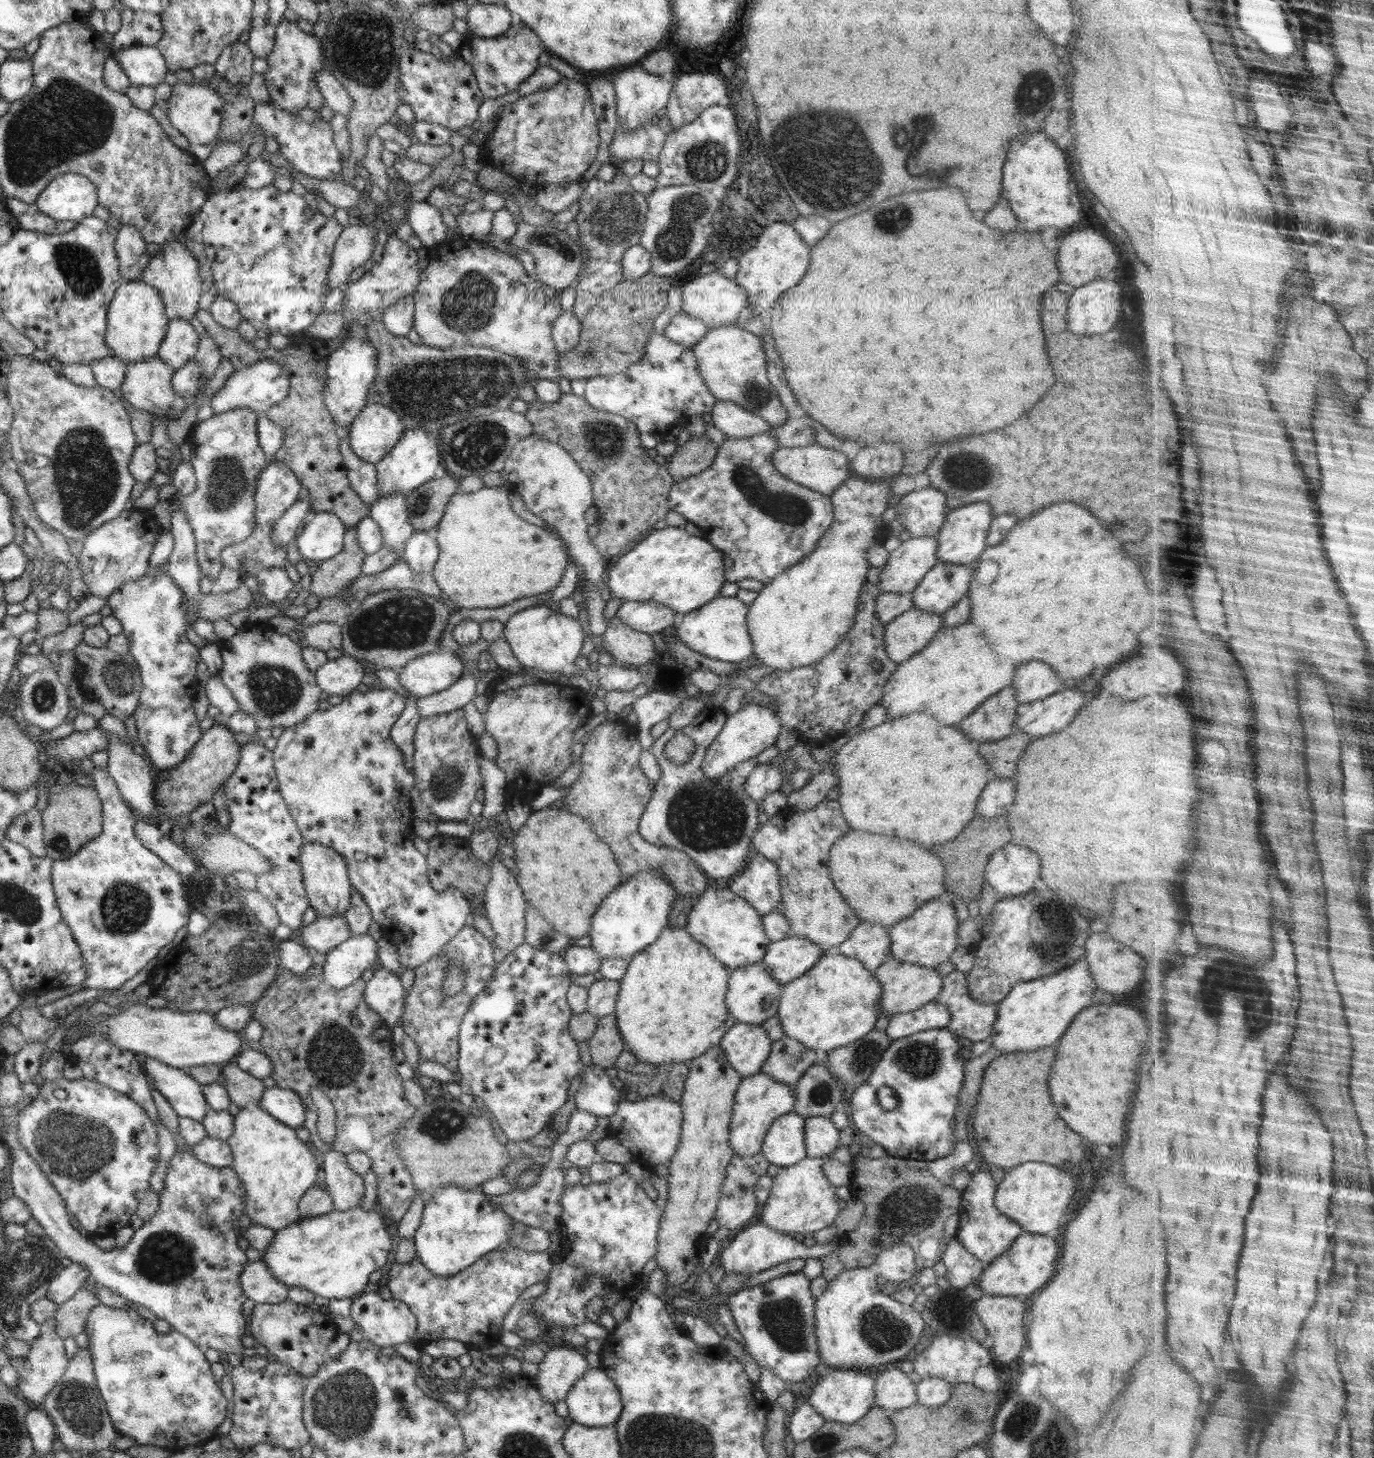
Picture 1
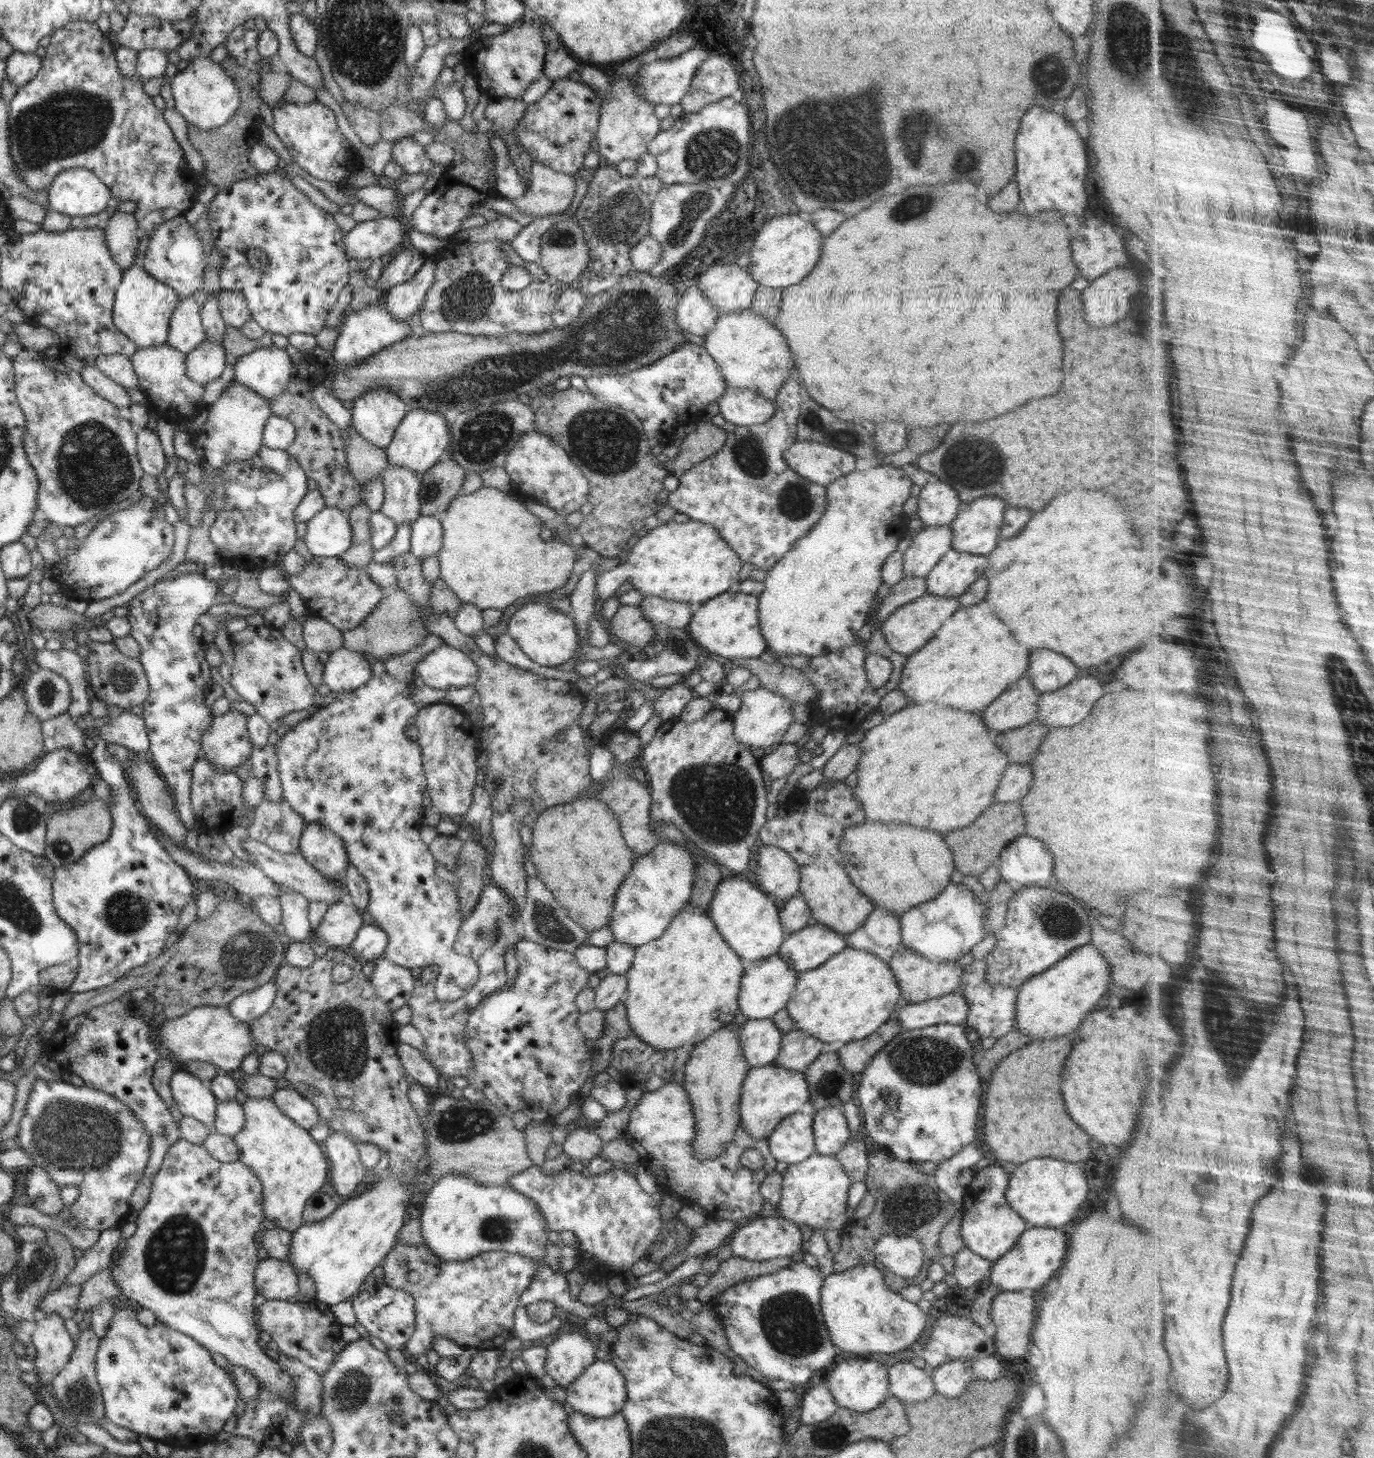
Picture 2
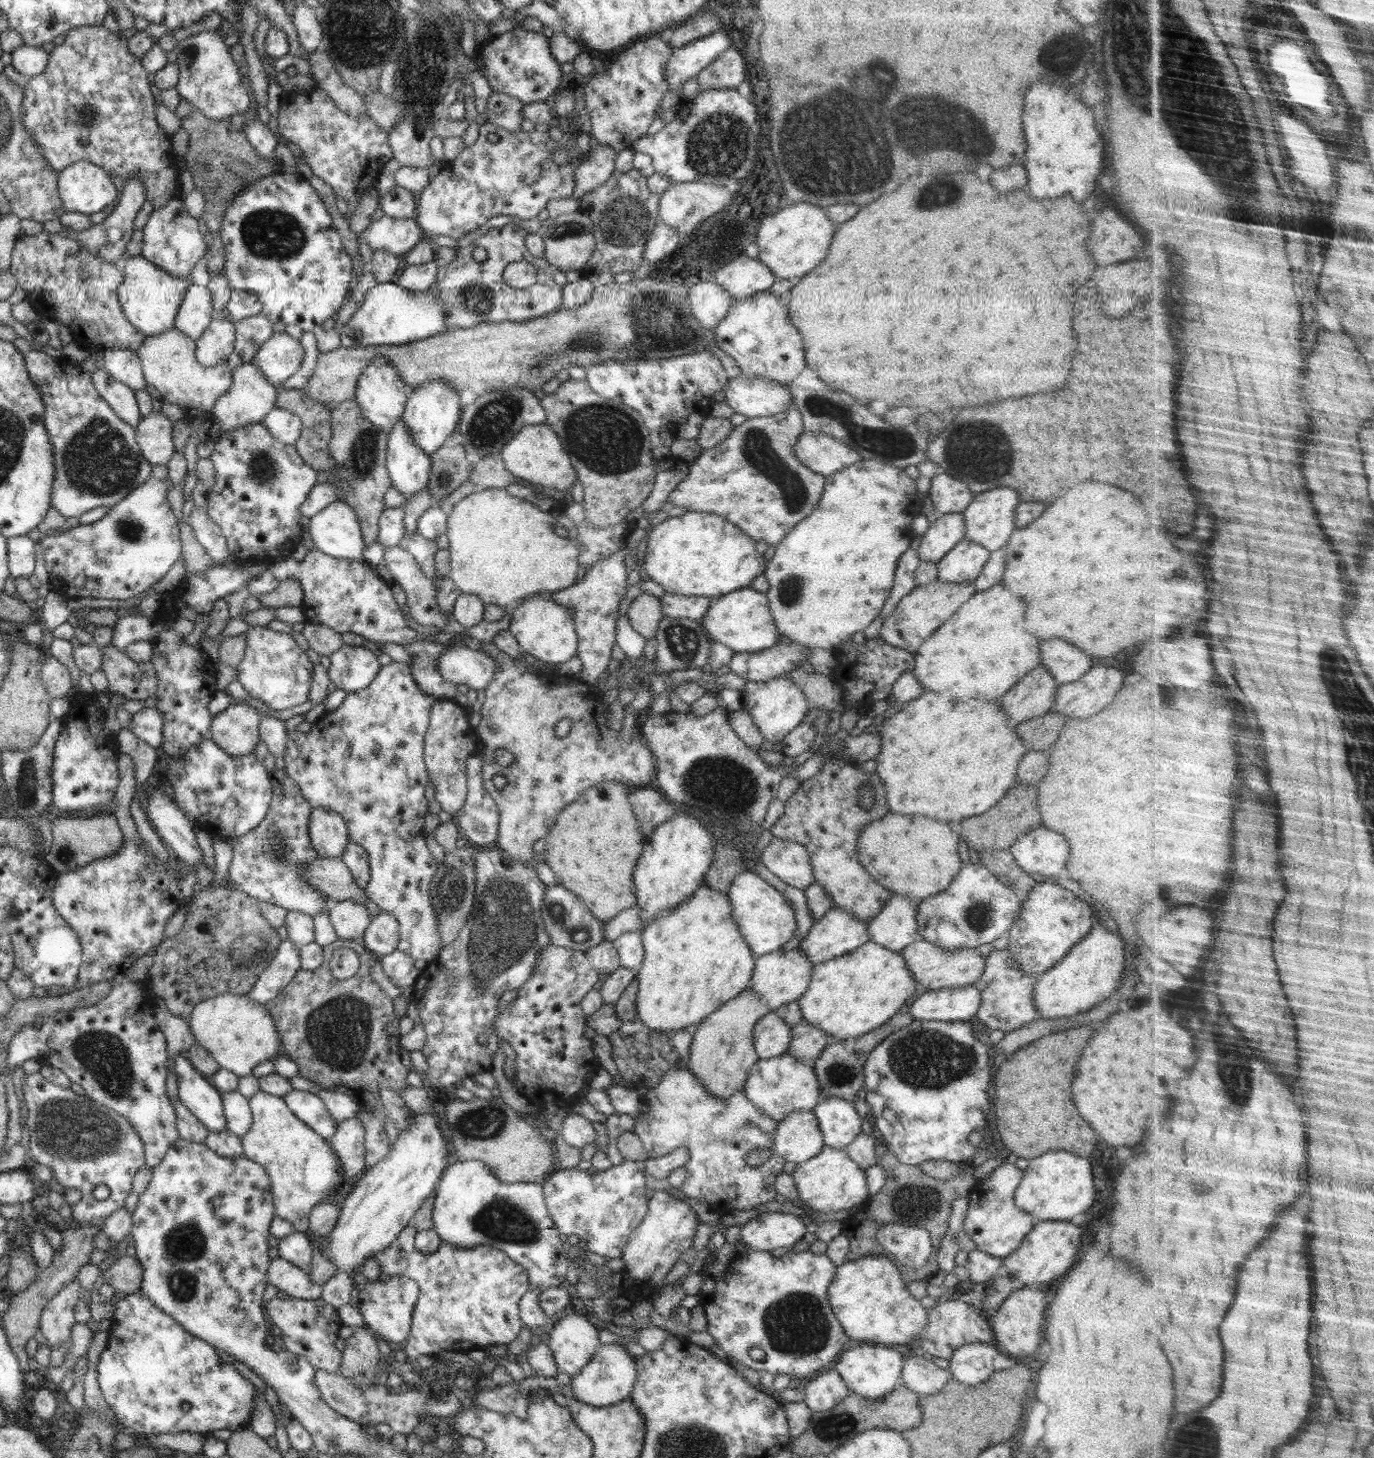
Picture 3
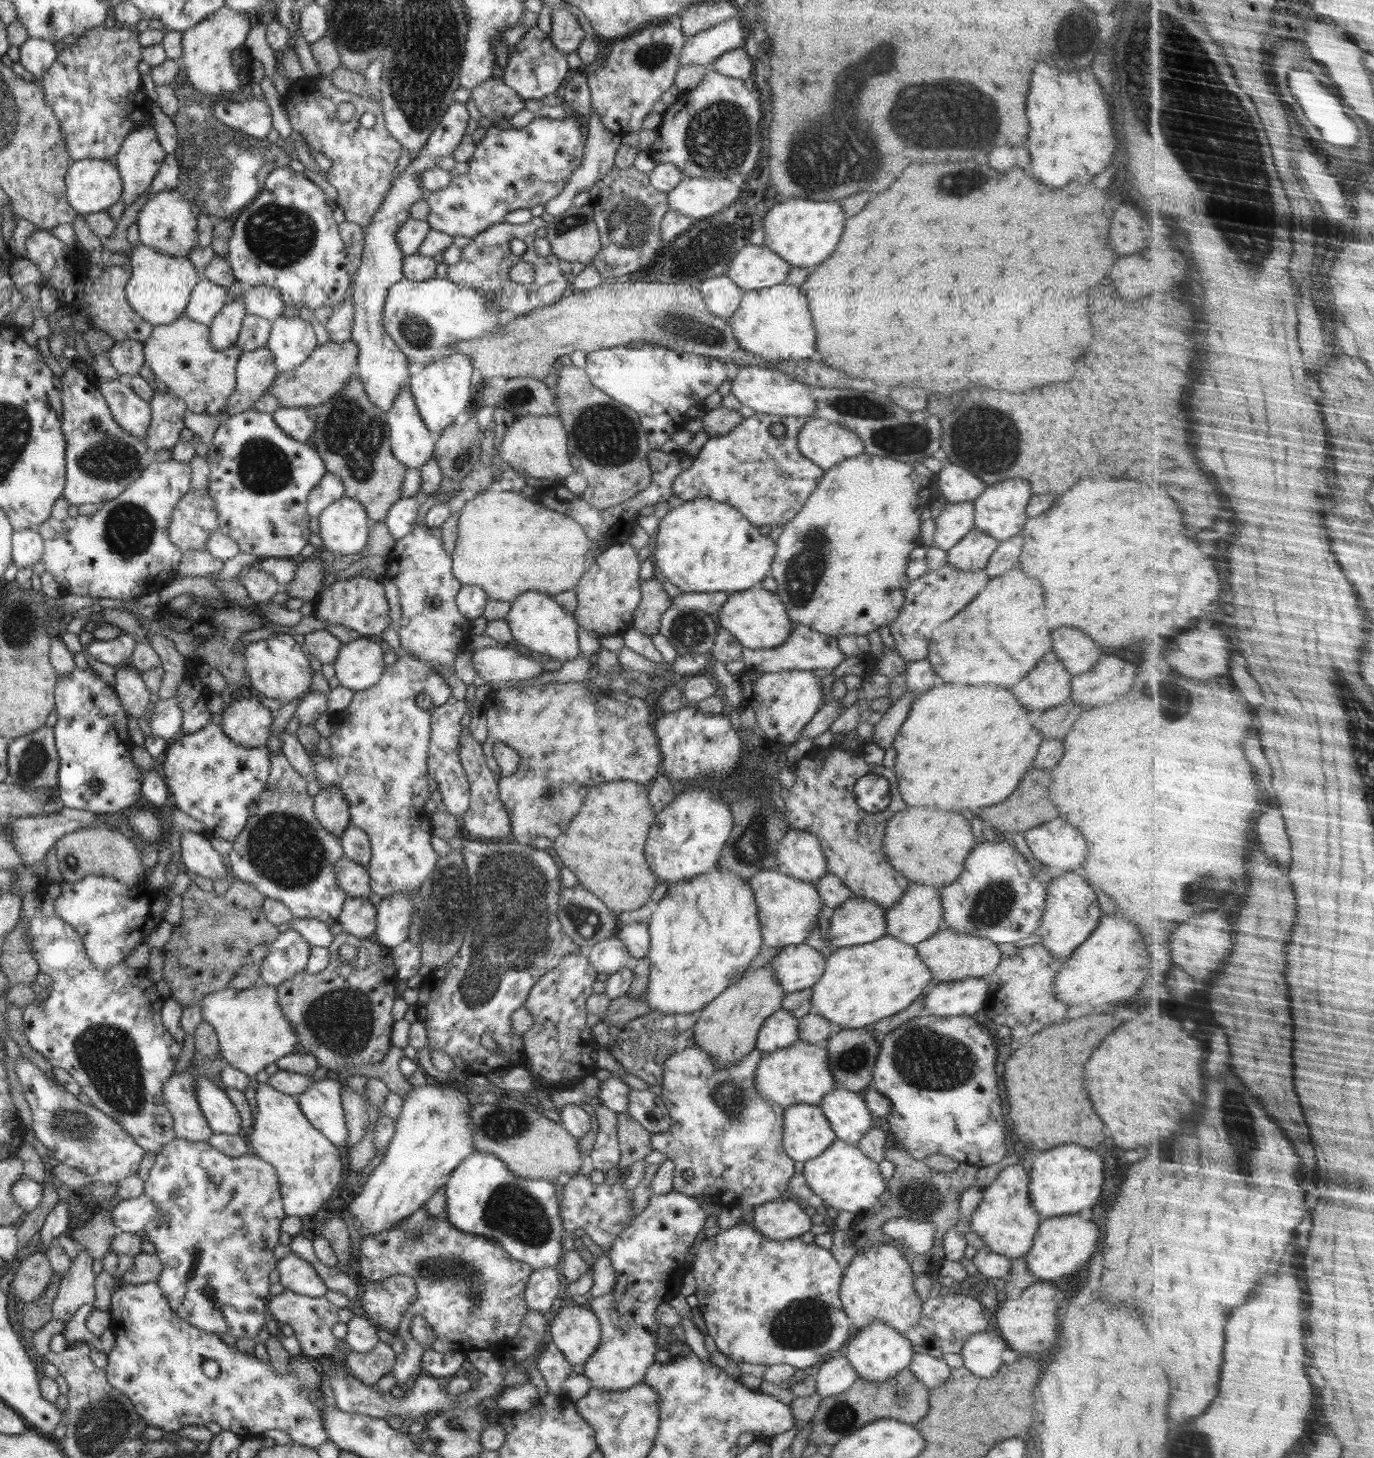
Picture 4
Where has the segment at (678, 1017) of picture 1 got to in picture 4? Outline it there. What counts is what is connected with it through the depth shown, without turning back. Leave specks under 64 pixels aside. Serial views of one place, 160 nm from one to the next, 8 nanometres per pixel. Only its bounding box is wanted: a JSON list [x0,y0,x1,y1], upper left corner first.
[644,865,763,1014]

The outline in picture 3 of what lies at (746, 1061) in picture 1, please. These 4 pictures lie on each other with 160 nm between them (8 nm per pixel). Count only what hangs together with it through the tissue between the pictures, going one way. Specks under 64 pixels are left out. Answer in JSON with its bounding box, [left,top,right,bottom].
[753,1012,791,1059]

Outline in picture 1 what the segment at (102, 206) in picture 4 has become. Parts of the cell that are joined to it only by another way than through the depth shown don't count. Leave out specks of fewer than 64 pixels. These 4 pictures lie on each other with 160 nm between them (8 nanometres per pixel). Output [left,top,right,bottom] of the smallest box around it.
[34,173,97,222]

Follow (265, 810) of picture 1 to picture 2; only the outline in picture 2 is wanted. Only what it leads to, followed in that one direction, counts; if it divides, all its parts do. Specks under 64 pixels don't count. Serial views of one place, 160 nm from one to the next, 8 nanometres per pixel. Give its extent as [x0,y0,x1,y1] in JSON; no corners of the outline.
[249,743,313,942]

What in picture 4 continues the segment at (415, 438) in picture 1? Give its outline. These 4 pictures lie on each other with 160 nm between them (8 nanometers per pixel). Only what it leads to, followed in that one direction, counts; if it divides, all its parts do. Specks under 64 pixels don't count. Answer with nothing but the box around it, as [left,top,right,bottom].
[408,352,476,437]

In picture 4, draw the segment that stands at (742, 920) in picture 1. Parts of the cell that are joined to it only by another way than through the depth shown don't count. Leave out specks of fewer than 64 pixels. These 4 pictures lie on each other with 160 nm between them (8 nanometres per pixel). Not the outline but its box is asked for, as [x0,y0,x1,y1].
[747,870,826,947]

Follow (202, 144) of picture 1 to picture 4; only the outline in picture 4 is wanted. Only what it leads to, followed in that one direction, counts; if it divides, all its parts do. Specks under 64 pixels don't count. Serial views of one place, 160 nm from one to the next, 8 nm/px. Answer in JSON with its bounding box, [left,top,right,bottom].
[180,6,250,102]

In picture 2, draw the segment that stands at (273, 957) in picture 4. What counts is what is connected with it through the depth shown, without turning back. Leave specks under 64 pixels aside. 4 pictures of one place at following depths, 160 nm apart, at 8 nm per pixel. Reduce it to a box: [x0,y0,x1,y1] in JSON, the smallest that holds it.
[227,979,276,1025]

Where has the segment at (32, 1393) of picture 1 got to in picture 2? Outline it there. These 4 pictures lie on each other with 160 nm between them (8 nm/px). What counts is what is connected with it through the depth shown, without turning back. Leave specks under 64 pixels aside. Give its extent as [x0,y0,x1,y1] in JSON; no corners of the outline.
[32,1315,75,1387]

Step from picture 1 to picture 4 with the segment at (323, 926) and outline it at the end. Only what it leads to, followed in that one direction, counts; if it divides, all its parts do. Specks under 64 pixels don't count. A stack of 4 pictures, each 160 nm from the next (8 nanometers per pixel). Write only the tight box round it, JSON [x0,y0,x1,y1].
[339,897,378,939]

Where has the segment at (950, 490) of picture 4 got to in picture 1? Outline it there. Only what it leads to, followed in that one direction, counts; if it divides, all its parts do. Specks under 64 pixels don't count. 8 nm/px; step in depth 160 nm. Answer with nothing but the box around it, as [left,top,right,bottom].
[896,489,951,538]

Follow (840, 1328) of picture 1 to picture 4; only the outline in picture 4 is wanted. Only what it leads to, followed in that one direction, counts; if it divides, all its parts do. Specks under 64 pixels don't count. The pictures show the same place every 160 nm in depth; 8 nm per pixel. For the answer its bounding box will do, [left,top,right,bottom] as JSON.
[840,1241,922,1335]

